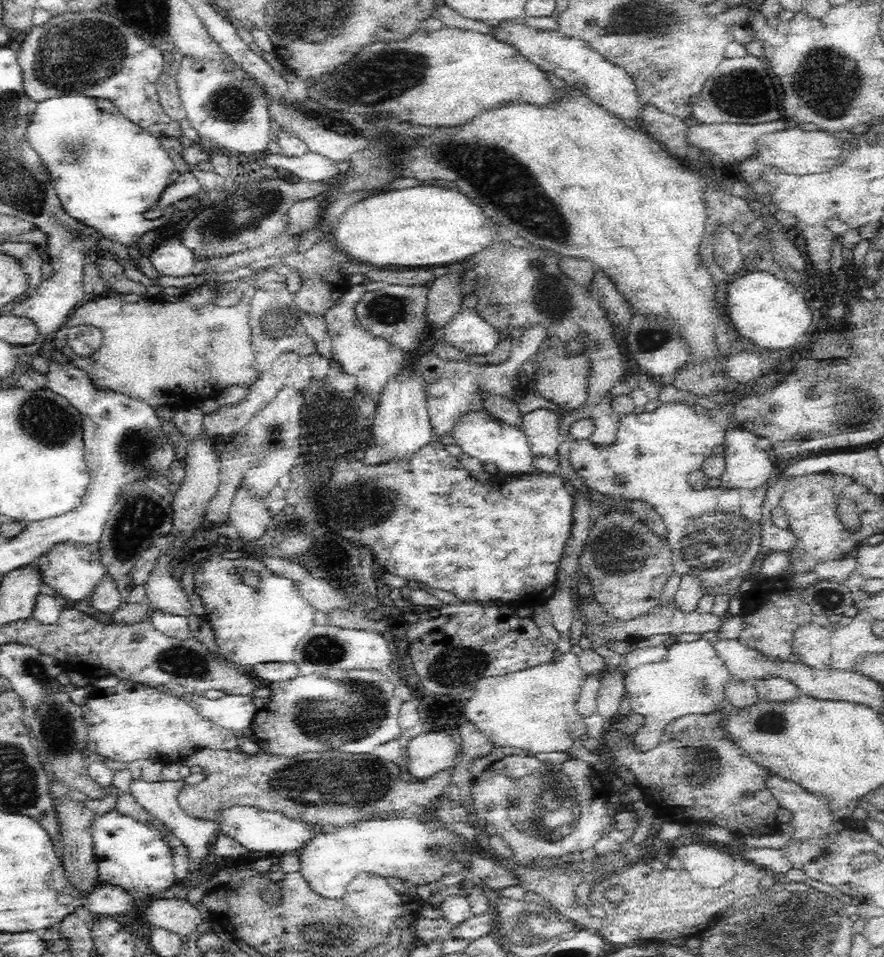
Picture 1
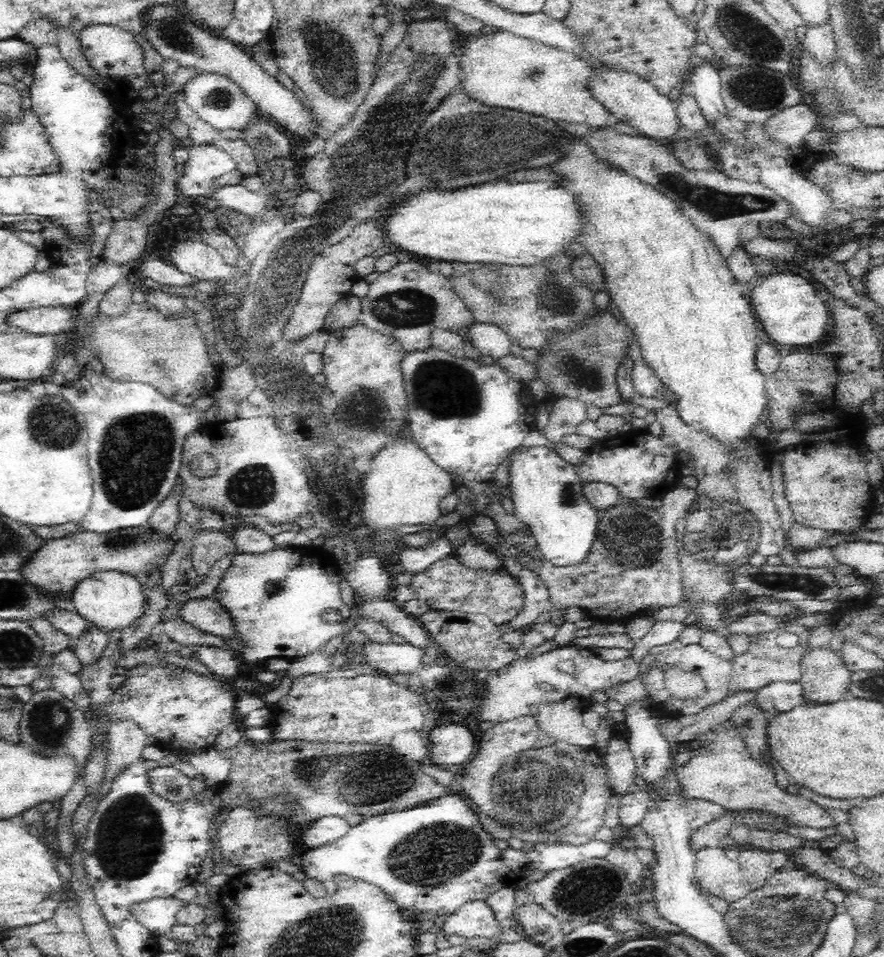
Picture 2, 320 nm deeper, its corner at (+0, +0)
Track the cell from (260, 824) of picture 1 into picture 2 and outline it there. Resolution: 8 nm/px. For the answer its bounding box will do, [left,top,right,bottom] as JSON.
[299,816,350,848]

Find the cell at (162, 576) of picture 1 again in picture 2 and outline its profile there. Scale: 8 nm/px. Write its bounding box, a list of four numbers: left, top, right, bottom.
[178,596,235,638]

